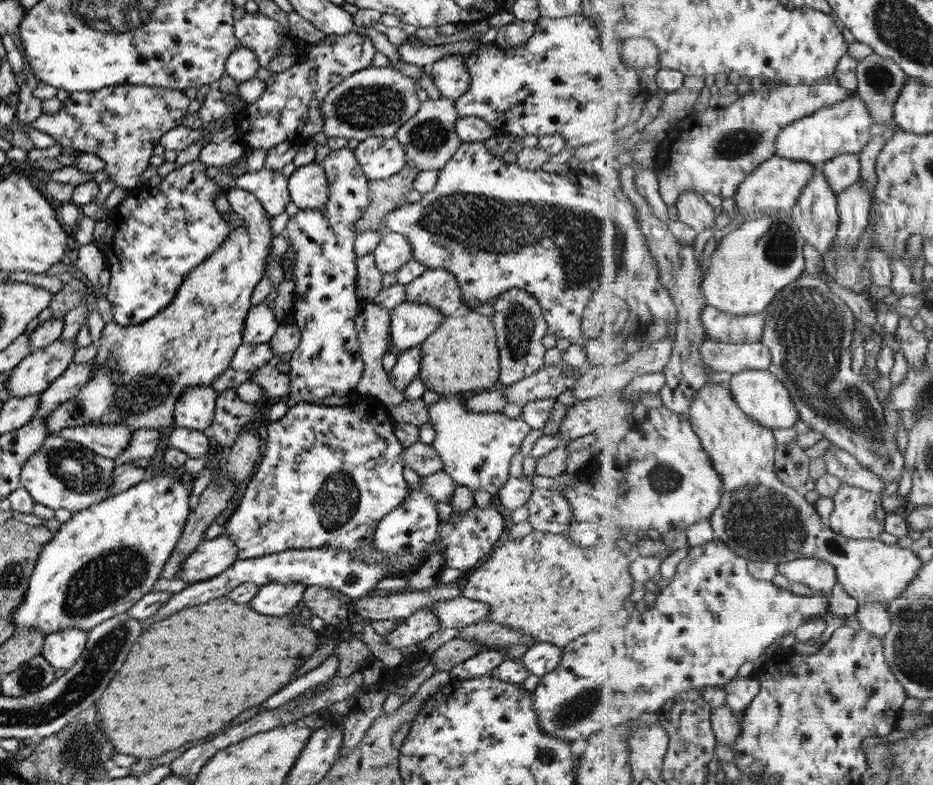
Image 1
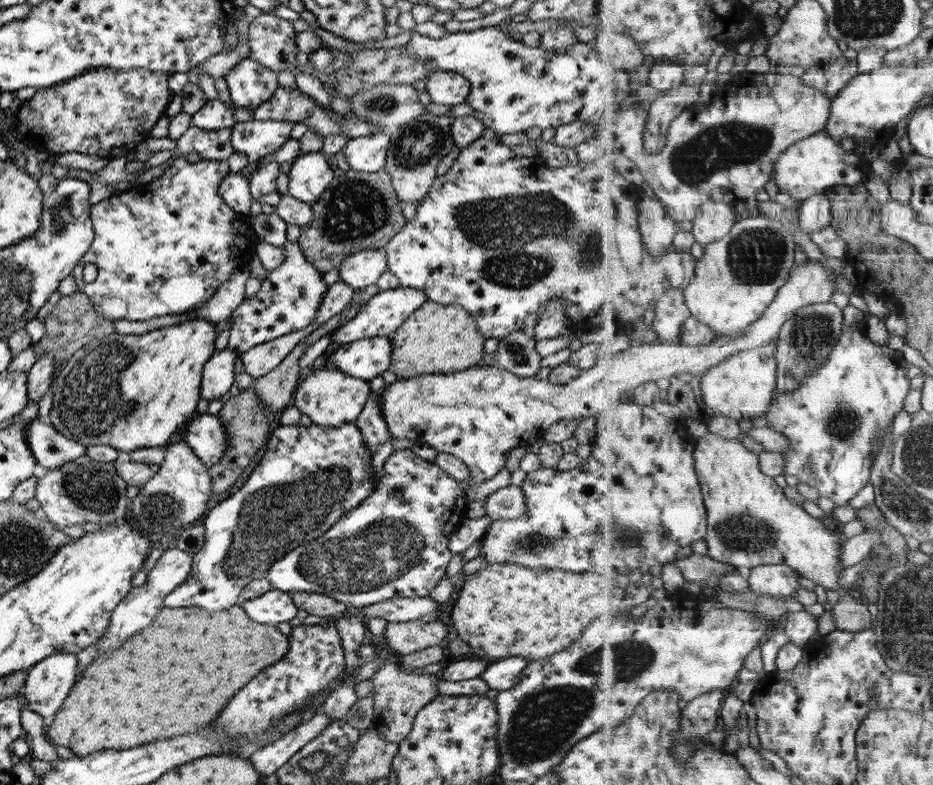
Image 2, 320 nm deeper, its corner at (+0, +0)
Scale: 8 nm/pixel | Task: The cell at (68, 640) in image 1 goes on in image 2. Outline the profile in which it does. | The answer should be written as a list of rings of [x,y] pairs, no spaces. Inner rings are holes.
[[[54,652],[48,654],[47,658],[36,662],[27,669],[27,676],[22,685],[26,709],[39,714],[43,723],[49,725],[55,712],[59,710],[65,697],[69,694],[71,686],[75,684],[75,676],[77,676],[77,665],[73,652]]]

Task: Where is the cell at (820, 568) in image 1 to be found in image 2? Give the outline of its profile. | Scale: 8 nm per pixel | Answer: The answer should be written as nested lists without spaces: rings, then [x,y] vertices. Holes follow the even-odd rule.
[[[785,564],[762,565],[745,573],[749,589],[753,593],[769,594],[778,598],[796,596],[800,590],[797,579],[803,577],[799,571]]]

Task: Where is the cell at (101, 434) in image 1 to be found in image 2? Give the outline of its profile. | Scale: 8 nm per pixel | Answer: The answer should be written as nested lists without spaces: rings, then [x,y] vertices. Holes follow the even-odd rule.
[[[37,418],[24,426],[24,439],[35,462],[45,470],[52,470],[85,454],[86,446],[61,436],[48,421]]]

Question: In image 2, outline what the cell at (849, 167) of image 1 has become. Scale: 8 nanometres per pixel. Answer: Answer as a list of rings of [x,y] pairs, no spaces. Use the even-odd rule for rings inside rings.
[[[825,193],[801,202],[800,213],[799,226],[804,233],[817,232],[832,225],[833,205]]]

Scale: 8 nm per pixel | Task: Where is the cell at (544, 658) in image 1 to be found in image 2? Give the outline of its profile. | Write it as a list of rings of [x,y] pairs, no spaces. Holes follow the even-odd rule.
[[[509,656],[499,659],[499,661],[487,664],[483,674],[478,678],[485,682],[489,690],[496,690],[500,693],[507,693],[509,688],[512,688],[519,682],[521,669],[529,660],[525,660],[520,656]]]

